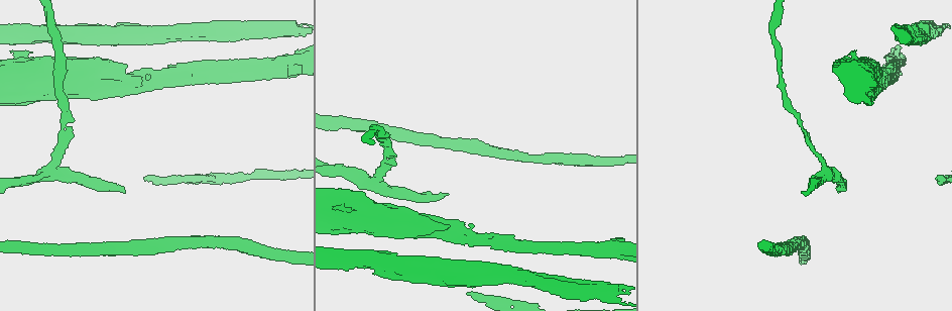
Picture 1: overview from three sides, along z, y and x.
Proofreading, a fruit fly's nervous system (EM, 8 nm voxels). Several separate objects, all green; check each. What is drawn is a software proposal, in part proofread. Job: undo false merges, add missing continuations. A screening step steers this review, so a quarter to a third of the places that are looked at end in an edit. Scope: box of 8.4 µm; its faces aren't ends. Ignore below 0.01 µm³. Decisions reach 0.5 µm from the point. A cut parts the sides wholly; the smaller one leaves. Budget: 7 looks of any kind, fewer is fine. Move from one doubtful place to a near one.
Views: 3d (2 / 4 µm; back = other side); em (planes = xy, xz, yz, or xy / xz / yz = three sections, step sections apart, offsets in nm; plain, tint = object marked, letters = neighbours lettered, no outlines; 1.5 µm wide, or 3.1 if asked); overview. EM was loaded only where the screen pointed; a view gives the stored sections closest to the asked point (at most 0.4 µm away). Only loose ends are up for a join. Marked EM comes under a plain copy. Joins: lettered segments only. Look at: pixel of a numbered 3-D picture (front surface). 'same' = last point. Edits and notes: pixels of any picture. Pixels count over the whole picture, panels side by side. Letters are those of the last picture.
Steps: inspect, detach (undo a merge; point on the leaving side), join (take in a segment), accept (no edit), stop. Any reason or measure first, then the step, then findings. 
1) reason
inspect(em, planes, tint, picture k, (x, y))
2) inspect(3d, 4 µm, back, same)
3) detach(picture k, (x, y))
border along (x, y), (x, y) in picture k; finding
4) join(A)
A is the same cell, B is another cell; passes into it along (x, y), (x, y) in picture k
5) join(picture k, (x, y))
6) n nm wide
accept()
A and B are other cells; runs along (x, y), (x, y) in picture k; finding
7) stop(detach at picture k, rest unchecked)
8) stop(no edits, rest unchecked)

side arm on a straight run
inspect(3d, 4 µm, picture 1, (369, 182))

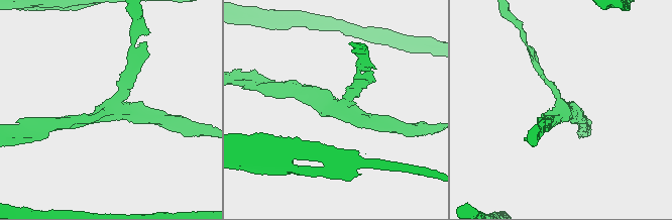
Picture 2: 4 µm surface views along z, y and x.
3 arms
inspect(em, xy, step 4, tint, picture 2, (108, 104))

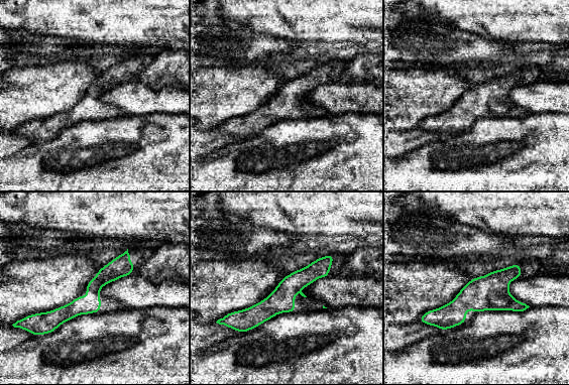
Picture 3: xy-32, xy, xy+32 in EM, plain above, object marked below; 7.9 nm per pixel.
inspect(em, planes, letters, same)

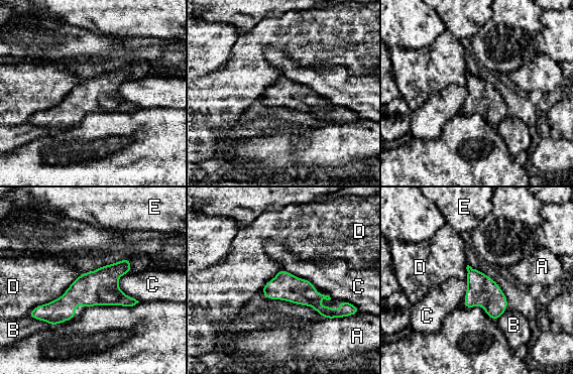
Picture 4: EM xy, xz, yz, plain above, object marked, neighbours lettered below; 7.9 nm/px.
accept()
A, B, C, D and E are other cells; border along (82, 273), (60, 296), (27, 315) in picture 4; one neuron here

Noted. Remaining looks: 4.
inspect(em, yz, step 8, tint, picture 1, (33, 60))

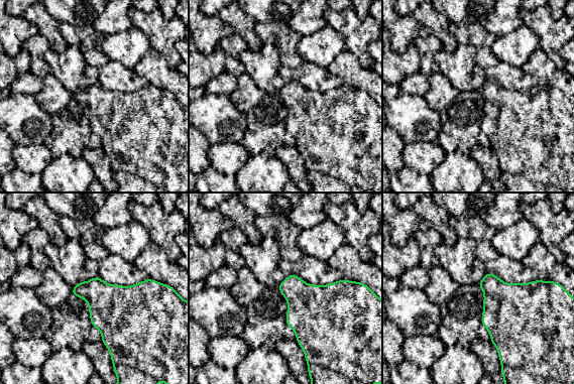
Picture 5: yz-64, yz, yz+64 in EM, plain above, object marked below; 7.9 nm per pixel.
cut it another way
inspect(em, planes, letters, same)

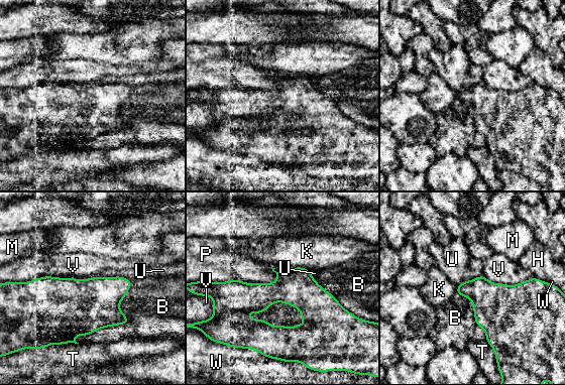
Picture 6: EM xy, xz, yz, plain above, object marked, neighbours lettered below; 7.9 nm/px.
accept()
B, H, K, M, P, T, U, V and W are other cells; border along (98, 275), (39, 276), (19, 282) in picture 6; no lettered segment goes on from it

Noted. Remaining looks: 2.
stop(no edits, rest unchecked)

